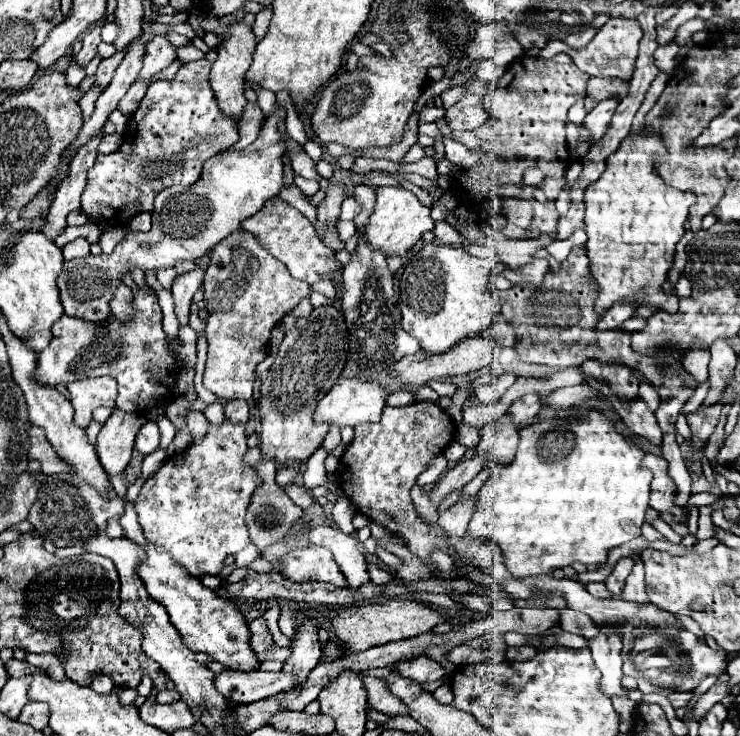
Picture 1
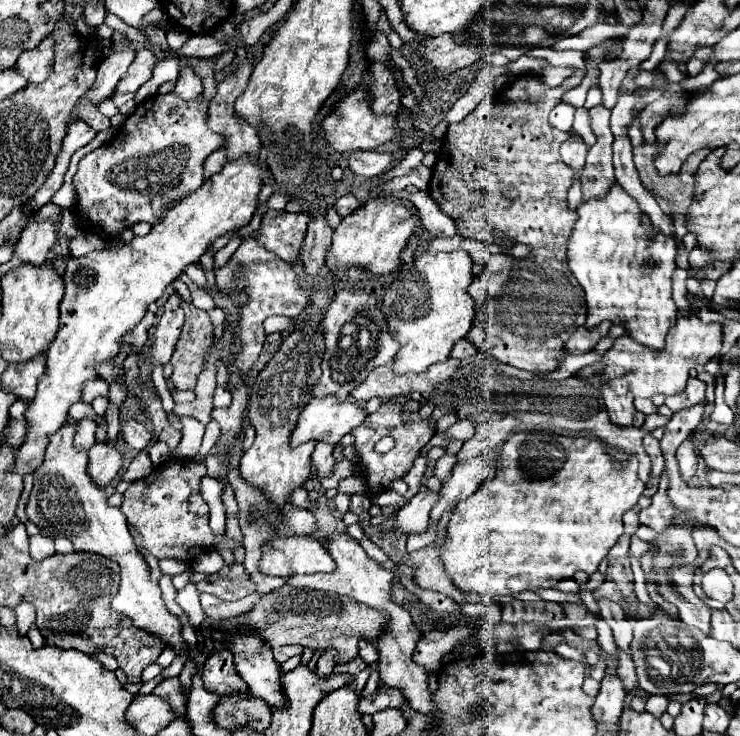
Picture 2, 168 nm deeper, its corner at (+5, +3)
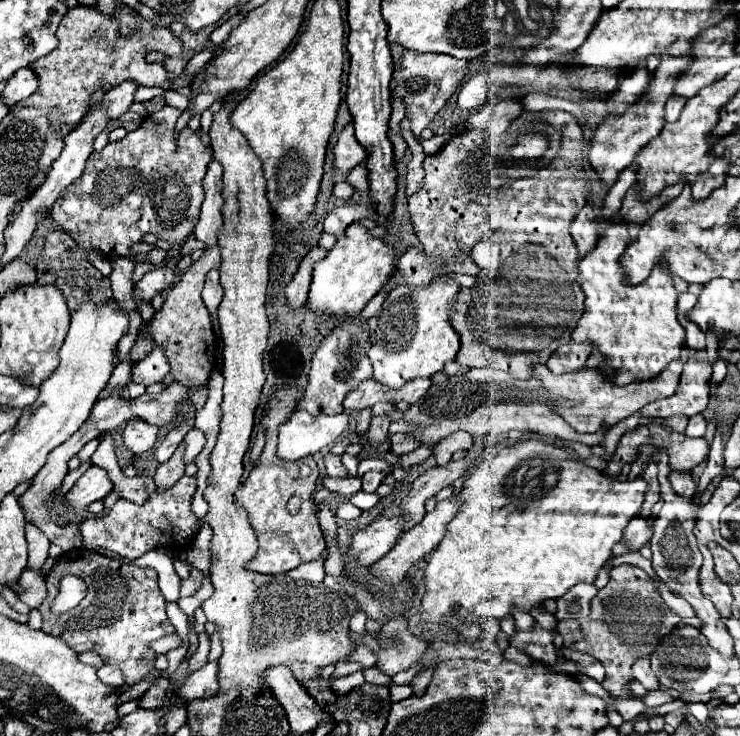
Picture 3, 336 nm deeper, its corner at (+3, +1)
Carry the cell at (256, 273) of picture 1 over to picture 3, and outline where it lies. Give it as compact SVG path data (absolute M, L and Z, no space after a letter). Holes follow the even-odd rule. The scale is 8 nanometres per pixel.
M191 430L187 436L185 436L185 462L191 462L195 460L195 456L201 452L205 444L205 434L201 430Z

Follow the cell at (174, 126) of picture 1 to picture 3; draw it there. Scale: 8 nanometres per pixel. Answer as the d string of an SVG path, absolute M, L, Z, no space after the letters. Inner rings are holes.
M163 106L159 112L149 114L141 126L129 132L123 140L109 142L101 152L91 152L79 182L69 186L63 198L51 210L51 218L73 236L79 248L95 250L105 256L111 256L111 252L117 256L129 256L131 246L139 242L143 234L151 232L171 244L169 254L177 254L179 246L187 240L187 236L193 234L199 220L199 208L205 198L201 180L209 162L213 160L213 150L211 146L203 144L201 130L183 128L179 134L175 134L175 122L179 116L179 108Z

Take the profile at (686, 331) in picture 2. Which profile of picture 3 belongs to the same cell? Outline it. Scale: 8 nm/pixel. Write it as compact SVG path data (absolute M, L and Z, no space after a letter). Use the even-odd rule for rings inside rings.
M683 346L681 348L681 358L671 362L671 366L667 366L661 374L657 374L655 378L649 380L639 380L639 382L631 382L627 386L619 386L615 384L615 368L611 366L599 366L599 368L579 368L573 372L563 372L563 374L553 374L545 364L537 364L533 368L533 372L543 380L543 386L549 390L549 394L553 396L553 404L557 404L559 414L579 432L597 432L601 430L601 424L605 422L609 428L615 426L617 422L625 420L627 416L631 416L633 412L637 412L639 408L643 408L645 404L653 402L653 400L661 400L661 398L669 398L671 394L675 394L677 386L679 386L679 374L683 372L685 362L689 360L689 356L699 354L701 350L693 350Z

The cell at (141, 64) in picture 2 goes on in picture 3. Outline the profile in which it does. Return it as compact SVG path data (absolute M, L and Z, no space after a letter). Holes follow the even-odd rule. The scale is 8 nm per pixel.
M125 80L119 86L115 86L111 92L107 92L107 98L105 98L103 104L105 104L105 110L107 110L109 118L119 118L129 110L137 88L139 88L137 82Z

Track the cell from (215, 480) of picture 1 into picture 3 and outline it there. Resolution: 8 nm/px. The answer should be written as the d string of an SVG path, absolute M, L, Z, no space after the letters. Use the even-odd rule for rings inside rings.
M183 476L175 486L155 490L143 504L119 498L105 518L89 518L79 522L85 548L107 548L123 558L135 560L155 548L177 550L181 544L189 544L199 532L199 520L189 510L189 500L195 486L195 476Z

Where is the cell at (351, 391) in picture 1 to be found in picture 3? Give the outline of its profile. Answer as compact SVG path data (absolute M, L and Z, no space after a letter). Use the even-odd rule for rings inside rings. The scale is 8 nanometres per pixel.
M297 410L279 428L277 456L283 460L299 460L303 456L313 456L321 448L333 444L341 434L345 434L347 426L347 412L313 416L307 410Z

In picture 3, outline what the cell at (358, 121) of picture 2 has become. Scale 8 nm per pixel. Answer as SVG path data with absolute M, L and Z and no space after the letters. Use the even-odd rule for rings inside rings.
M349 122L343 132L339 134L339 140L333 148L335 154L335 166L343 172L349 172L351 168L355 168L357 164L365 162L367 158L367 150L359 144L359 140L353 134L353 122Z

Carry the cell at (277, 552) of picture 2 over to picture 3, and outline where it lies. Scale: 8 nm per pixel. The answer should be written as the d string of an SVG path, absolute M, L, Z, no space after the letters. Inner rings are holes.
M283 386L269 396L265 410L261 414L261 426L265 428L265 436L267 436L265 448L259 460L255 462L253 470L245 478L245 482L235 492L237 502L249 514L251 528L255 530L259 542L259 550L255 558L247 564L247 568L261 574L289 572L305 562L319 560L327 548L315 516L315 504L311 500L319 478L317 462L311 456L295 462L285 462L277 456L277 430L283 422L287 422L287 416L293 414L299 398L301 392L297 386Z

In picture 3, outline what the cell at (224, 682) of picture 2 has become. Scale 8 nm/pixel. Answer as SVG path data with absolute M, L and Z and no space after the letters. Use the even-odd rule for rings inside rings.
M213 660L213 662L207 662L197 672L189 674L185 678L185 682L177 690L179 696L183 700L187 700L187 702L199 700L199 698L213 698L217 694L217 690L219 690L217 670L219 670L219 664L217 664L217 660Z

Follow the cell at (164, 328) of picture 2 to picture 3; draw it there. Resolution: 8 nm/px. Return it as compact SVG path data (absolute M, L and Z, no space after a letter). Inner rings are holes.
M155 346L143 360L133 364L131 380L139 384L155 384L169 372L169 360L163 346Z

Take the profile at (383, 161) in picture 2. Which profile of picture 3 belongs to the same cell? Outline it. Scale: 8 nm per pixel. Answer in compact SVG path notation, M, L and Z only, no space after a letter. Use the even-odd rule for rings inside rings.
M359 164L355 166L349 176L347 176L347 182L357 188L357 190L367 190L369 188L369 178L367 178L367 166L365 164Z

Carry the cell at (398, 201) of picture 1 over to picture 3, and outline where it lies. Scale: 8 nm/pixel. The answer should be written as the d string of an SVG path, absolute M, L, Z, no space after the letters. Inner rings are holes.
M353 222L351 226L347 226L345 236L335 242L329 254L315 264L307 306L323 314L359 316L361 310L369 304L369 300L391 278L393 272L395 272L395 248L371 236L371 232L363 224Z

